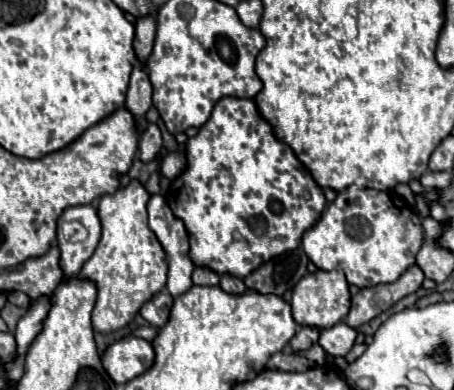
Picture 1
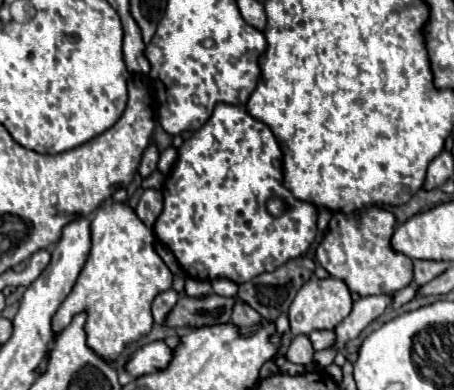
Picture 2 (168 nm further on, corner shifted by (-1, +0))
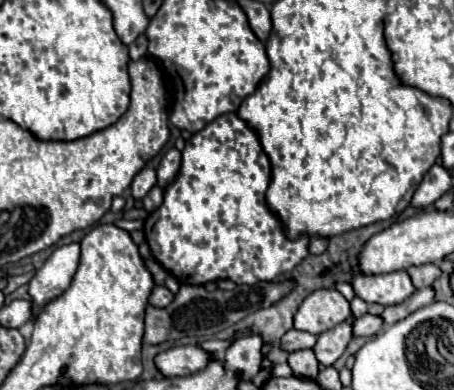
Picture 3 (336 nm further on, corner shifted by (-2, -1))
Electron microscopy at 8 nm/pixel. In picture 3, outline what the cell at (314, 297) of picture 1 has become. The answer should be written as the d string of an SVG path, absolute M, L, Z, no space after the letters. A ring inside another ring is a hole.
M335 288L313 290L295 312L295 330L321 334L351 316L349 302Z

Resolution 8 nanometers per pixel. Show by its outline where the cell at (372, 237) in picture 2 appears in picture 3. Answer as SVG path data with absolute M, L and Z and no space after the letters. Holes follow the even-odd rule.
M405 270L389 274L353 274L353 290L365 302L379 302L383 306L393 306L403 302L415 292L415 286Z

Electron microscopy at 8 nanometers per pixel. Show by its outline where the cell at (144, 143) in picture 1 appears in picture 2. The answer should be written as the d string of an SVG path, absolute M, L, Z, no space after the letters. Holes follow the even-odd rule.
M150 145L146 151L144 151L144 157L142 157L142 163L138 167L138 173L140 177L148 177L150 173L156 171L156 165L158 165L158 151L156 151L156 145Z

